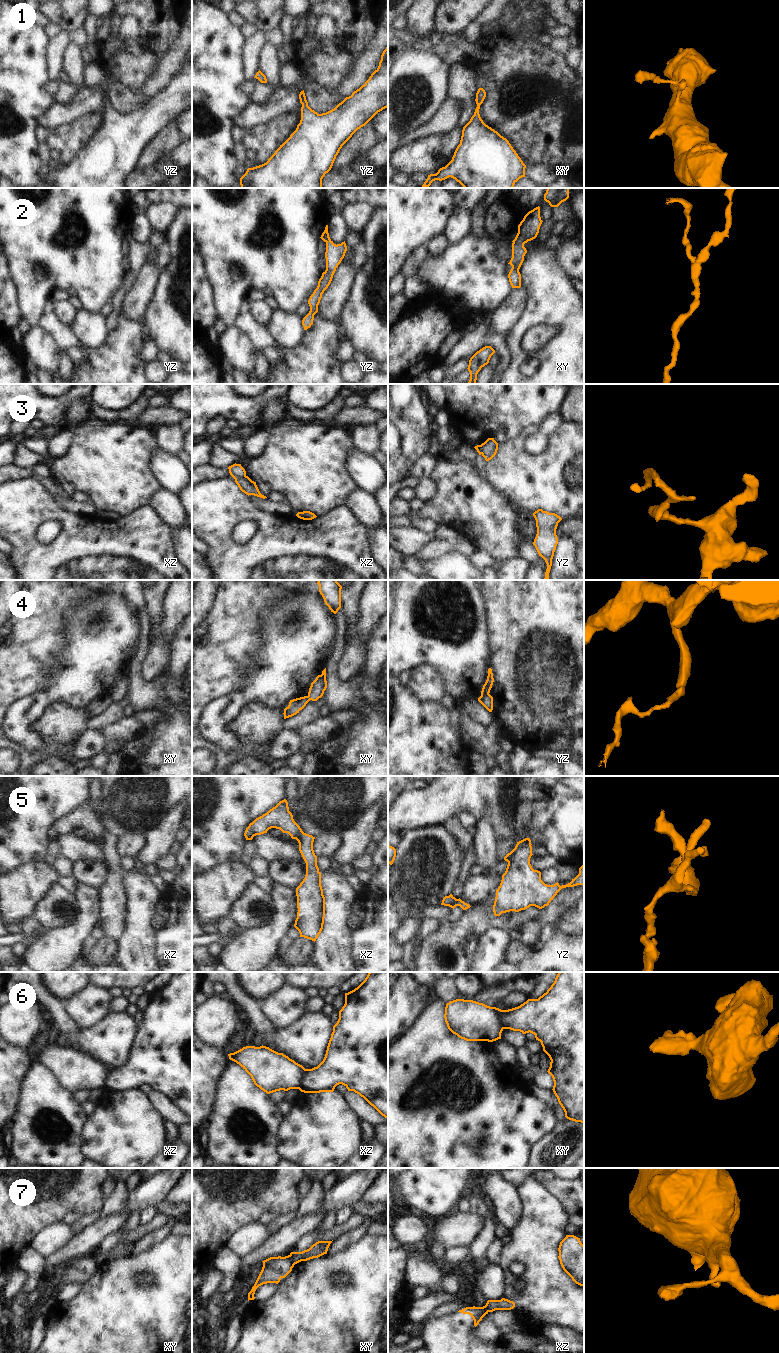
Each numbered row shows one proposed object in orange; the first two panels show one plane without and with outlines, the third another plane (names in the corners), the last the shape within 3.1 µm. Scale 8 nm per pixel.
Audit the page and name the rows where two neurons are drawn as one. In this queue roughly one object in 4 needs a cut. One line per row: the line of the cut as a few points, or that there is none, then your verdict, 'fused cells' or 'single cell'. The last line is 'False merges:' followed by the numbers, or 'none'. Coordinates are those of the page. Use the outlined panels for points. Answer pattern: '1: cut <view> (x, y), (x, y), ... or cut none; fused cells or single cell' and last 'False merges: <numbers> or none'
1: cut none; single cell
2: cut none; single cell
3: cut xz (245, 475), (235, 479); fused cells
4: cut yz (488, 693), (480, 697); fused cells
5: cut none; single cell
6: cut xy (495, 1008), (503, 1028); fused cells
7: cut xy (288, 1255), (289, 1261), (293, 1265); fused cells
False merges: 3, 4, 6, 7

